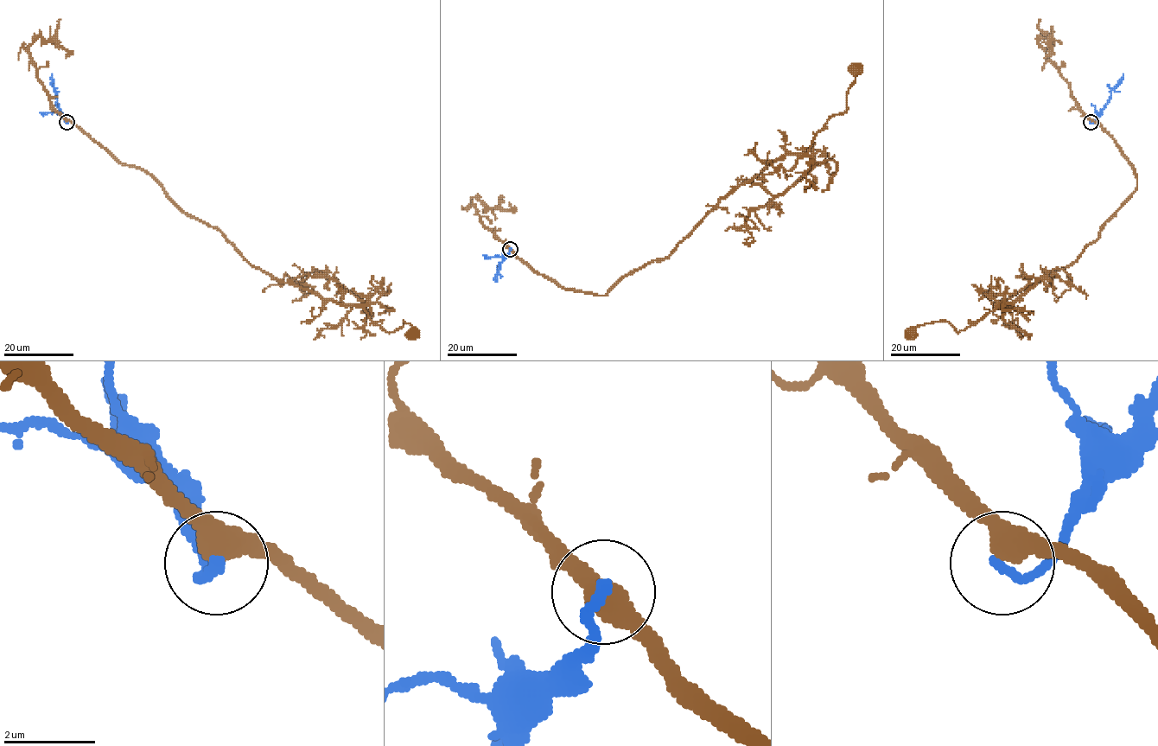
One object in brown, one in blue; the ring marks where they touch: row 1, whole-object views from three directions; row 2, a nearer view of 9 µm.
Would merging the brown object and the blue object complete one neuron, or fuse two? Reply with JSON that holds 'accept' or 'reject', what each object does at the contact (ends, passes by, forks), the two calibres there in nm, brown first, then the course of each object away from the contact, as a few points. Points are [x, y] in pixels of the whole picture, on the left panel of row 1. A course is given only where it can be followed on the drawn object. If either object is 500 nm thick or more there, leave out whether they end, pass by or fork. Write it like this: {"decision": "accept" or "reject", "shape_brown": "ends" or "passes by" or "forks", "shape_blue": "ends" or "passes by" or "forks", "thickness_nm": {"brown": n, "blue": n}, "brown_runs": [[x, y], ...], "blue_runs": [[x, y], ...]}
{"decision": "reject", "shape_brown": "passes by", "shape_blue": "ends", "thickness_nm": {"brown": 480, "blue": 220}, "brown_runs": [[67, 122], [122, 162], [145, 170], [251, 264], [323, 298], [361, 307], [389, 333], [404, 321], [411, 334]], "blue_runs": [[67, 123], [55, 105], [52, 74]]}

